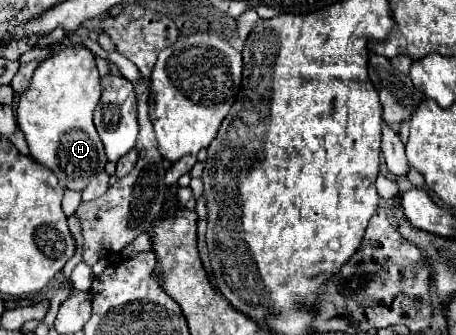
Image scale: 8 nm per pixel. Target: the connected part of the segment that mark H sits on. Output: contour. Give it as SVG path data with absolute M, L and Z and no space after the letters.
M65 48L35 70L27 90L19 94L17 128L29 146L29 156L53 170L63 188L81 192L93 174L105 170L103 142L93 126L93 110L101 98L95 56L87 48Z

